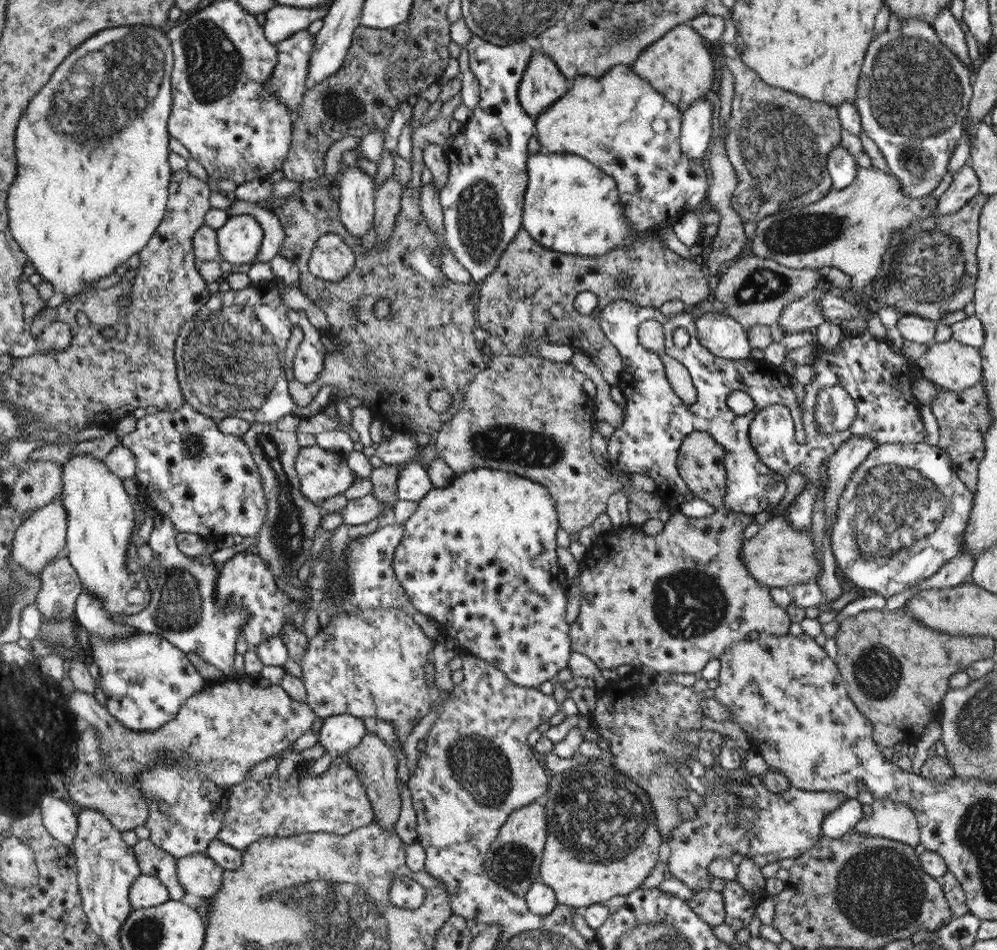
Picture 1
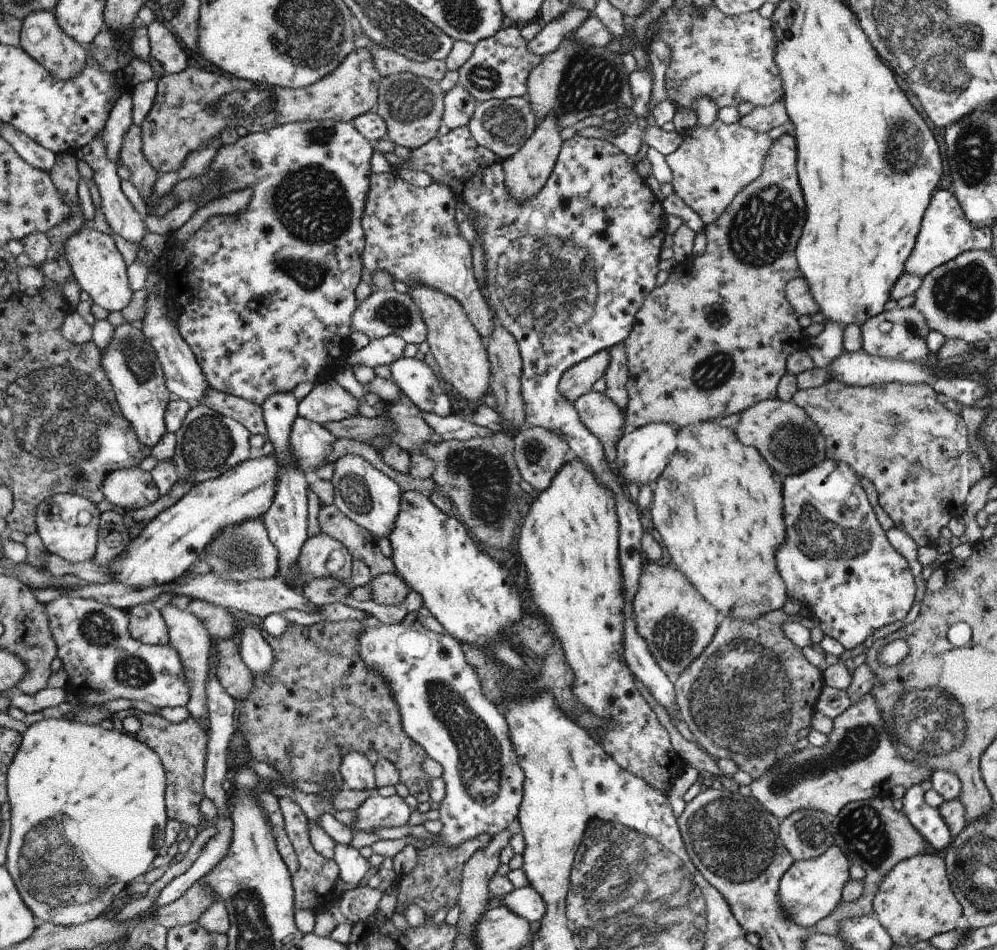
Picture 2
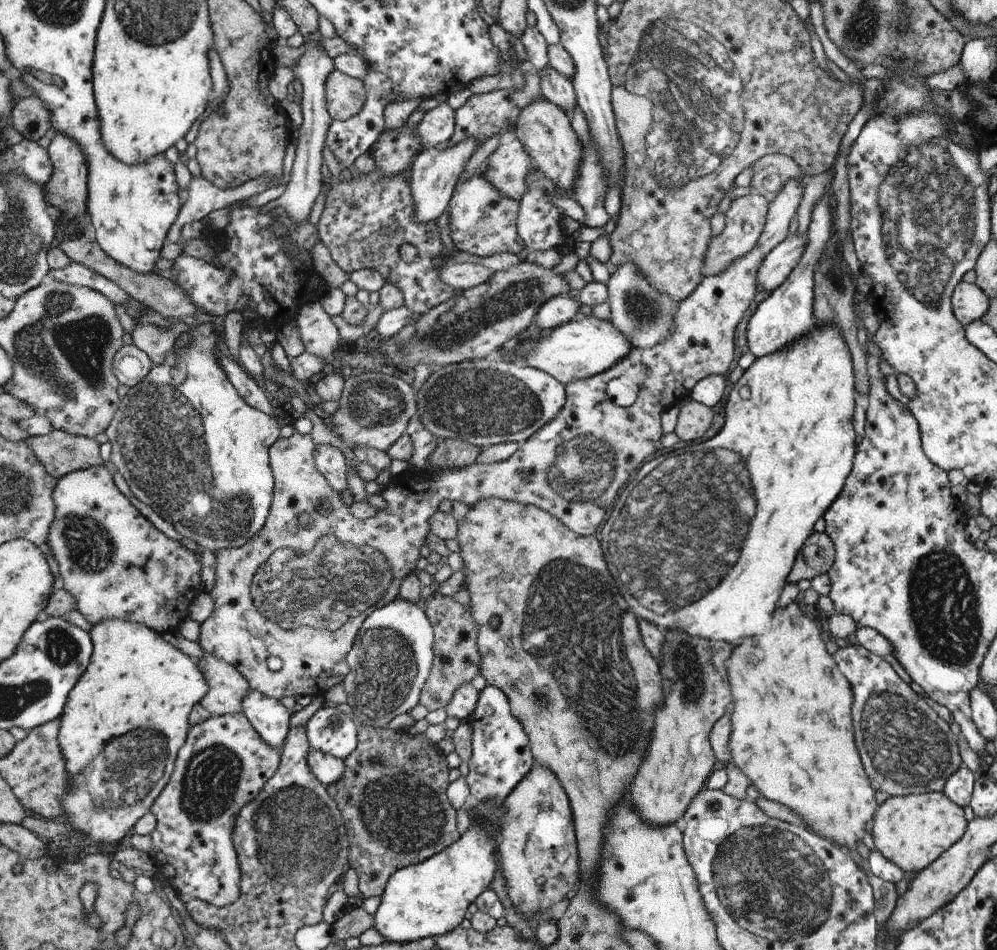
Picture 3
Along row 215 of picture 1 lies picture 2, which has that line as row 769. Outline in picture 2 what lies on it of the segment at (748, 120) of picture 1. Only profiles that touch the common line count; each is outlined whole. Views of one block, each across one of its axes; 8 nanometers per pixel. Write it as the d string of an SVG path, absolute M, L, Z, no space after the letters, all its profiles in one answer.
M724 618L718 625L714 638L710 644L700 653L700 656L690 663L690 666L682 672L677 678L673 678L675 686L676 706L679 716L688 724L688 728L692 731L695 742L698 743L713 759L734 760L734 764L740 768L740 771L750 774L753 780L760 778L762 774L766 774L770 768L774 768L782 758L788 758L790 754L794 754L794 746L798 742L798 732L811 726L811 720L814 713L815 704L822 692L824 686L823 673L818 670L804 654L802 649L790 642L783 635L782 625L773 624L764 618L758 618L752 621L740 620L740 618Z

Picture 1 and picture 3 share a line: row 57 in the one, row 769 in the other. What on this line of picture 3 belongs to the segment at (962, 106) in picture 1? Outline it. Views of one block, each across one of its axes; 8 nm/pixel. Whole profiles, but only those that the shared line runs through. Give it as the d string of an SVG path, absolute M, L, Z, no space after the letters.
M858 644L849 645L847 648L840 647L831 656L854 692L852 718L855 743L862 756L862 766L870 776L870 786L875 791L882 790L890 794L891 797L943 792L950 776L964 764L958 751L957 736L950 730L950 725L924 701L924 697L900 678L884 657Z

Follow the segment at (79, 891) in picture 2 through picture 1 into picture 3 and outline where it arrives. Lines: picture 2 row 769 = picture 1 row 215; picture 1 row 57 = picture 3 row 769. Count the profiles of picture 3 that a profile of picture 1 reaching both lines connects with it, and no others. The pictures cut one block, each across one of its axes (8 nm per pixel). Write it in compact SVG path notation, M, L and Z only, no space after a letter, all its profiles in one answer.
M118 619L102 620L100 624L94 624L89 633L93 640L92 662L89 663L89 668L85 674L81 676L80 682L73 688L60 716L61 751L65 755L71 786L71 790L68 794L62 796L61 801L62 808L64 808L63 814L67 815L67 823L70 824L73 831L86 836L85 841L74 839L72 842L98 849L106 843L119 843L122 838L125 839L128 830L134 826L134 822L138 818L142 818L148 808L152 808L154 801L170 780L174 761L177 755L180 754L180 750L190 734L190 729L194 728L194 725L190 724L190 715L193 714L193 708L201 702L201 699L205 698L206 692L209 691L209 685L200 666L193 658L181 652L176 646L172 646L170 642L166 642L161 634L154 632L154 629L148 628L145 624L136 624L136 622Z

